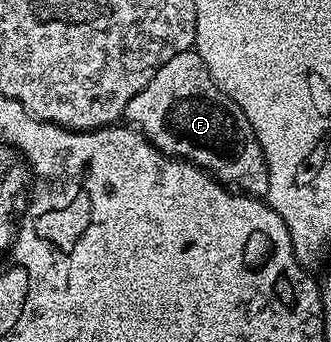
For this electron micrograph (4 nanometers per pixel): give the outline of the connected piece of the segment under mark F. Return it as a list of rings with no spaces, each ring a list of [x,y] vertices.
[[[197,50],[176,53],[176,57],[160,65],[156,77],[128,101],[124,119],[155,149],[194,163],[219,183],[233,185],[255,197],[268,193],[268,165],[260,141],[240,105],[212,81],[208,65],[204,65]]]

